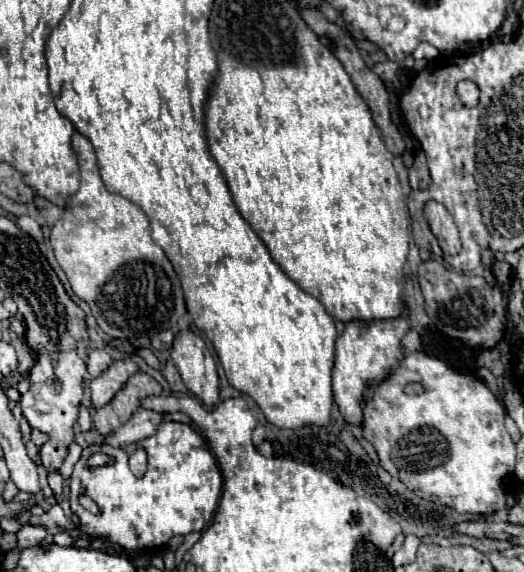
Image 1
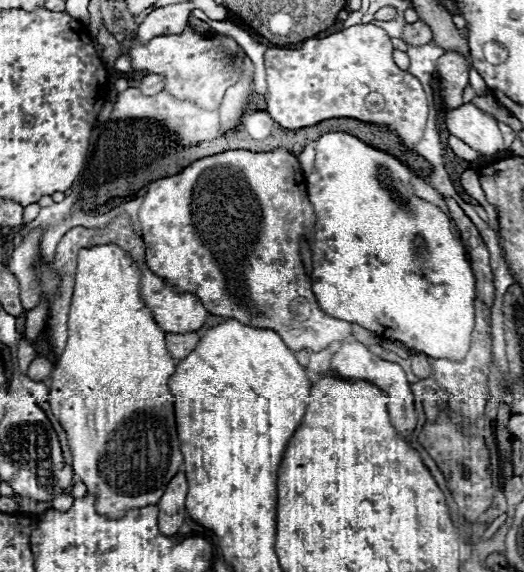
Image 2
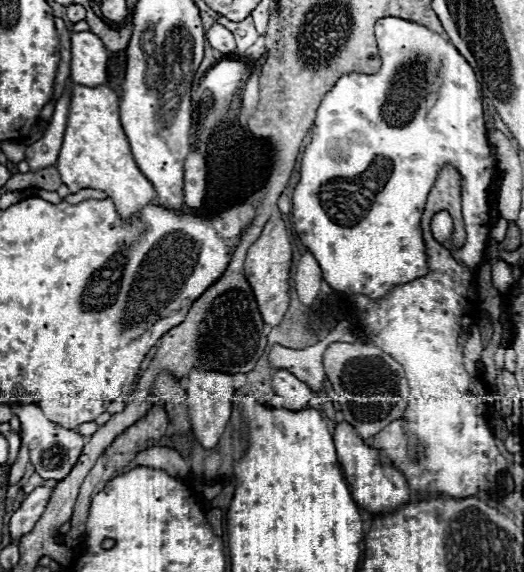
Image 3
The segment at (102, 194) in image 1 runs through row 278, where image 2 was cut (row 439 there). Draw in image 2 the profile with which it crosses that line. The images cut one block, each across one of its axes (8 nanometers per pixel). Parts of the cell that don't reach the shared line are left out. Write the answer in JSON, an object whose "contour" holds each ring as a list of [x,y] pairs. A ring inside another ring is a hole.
{"contour":[[[100,244],[100,246],[90,246],[82,248],[78,254],[78,270],[76,270],[76,284],[74,284],[74,296],[72,296],[72,306],[70,306],[70,316],[68,316],[68,344],[64,348],[64,354],[60,356],[54,372],[52,372],[52,388],[50,388],[50,408],[54,416],[60,420],[62,428],[68,434],[68,446],[72,452],[72,466],[74,474],[80,482],[88,486],[88,492],[96,496],[96,512],[106,514],[114,520],[122,518],[128,510],[132,508],[144,508],[150,504],[156,504],[162,494],[164,486],[180,472],[182,468],[182,452],[180,452],[180,442],[176,434],[176,420],[174,420],[174,402],[168,390],[168,380],[176,372],[176,360],[168,354],[166,348],[166,332],[156,324],[152,312],[146,308],[144,300],[140,298],[140,264],[120,248],[118,244]]]}

